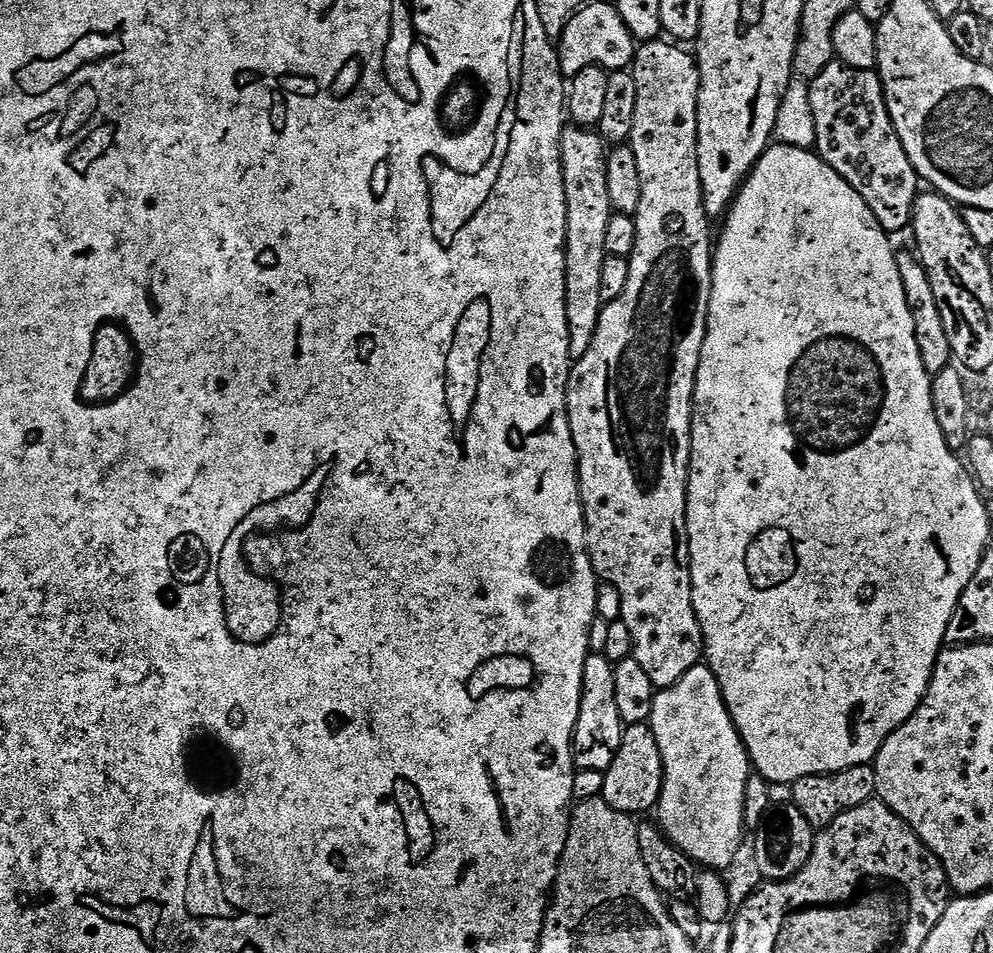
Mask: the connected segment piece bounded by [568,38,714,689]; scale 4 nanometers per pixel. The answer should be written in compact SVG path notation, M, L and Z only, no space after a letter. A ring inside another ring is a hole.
M657 38L641 43L635 49L630 71L634 78L634 86L638 86L638 106L634 106L634 130L632 131L630 147L634 150L634 158L638 158L638 174L642 174L642 202L638 204L638 210L634 217L634 223L636 223L636 245L633 246L632 256L630 255L630 259L628 260L629 280L626 282L625 289L622 290L620 297L614 301L605 303L604 308L600 312L600 321L596 327L594 342L590 344L590 350L587 354L581 360L573 363L572 375L568 378L568 421L570 422L570 430L572 431L574 446L576 447L576 459L580 465L580 501L584 503L584 524L588 527L588 552L592 555L592 569L596 571L597 577L603 583L618 586L618 594L622 594L622 614L620 615L620 619L626 622L626 626L630 626L630 638L634 638L632 655L642 666L642 670L646 670L646 674L650 674L650 682L654 682L657 689L674 686L674 682L678 682L682 678L682 674L686 674L690 669L695 668L697 664L701 663L704 655L704 635L700 629L700 623L696 617L694 602L692 601L692 567L688 565L688 471L690 470L690 462L692 461L692 411L694 410L696 375L698 374L702 346L708 333L708 307L710 306L710 294L712 293L714 244L711 239L708 241L708 223L710 223L710 217L704 210L704 191L702 190L702 178L698 170L698 94L700 93L700 66L691 51L683 52L680 48L683 47L679 43L669 42L664 38Z

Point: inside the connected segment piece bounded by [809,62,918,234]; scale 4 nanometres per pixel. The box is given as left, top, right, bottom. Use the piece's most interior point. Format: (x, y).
(855, 135)

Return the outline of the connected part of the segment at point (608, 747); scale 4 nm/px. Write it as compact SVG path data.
M590 654L584 667L584 685L580 699L580 713L576 723L576 732L572 736L572 750L576 757L577 769L598 770L605 772L614 762L622 746L625 723L618 712L616 689L614 688L614 670L616 665L610 663L603 654Z

